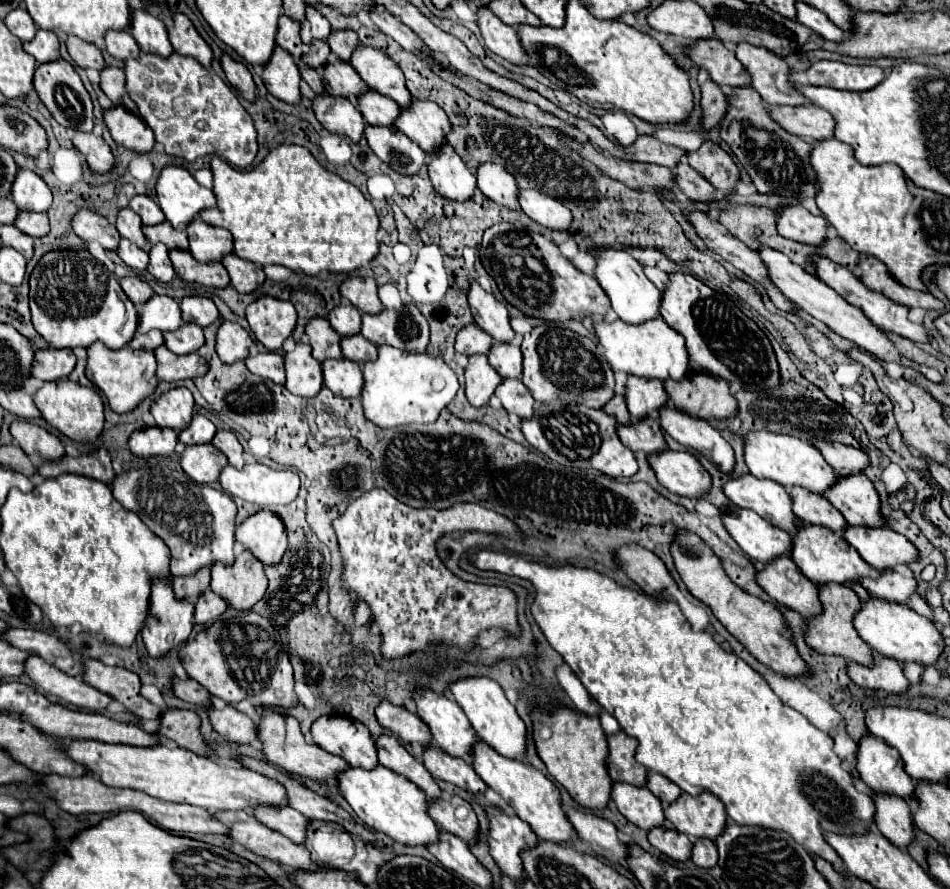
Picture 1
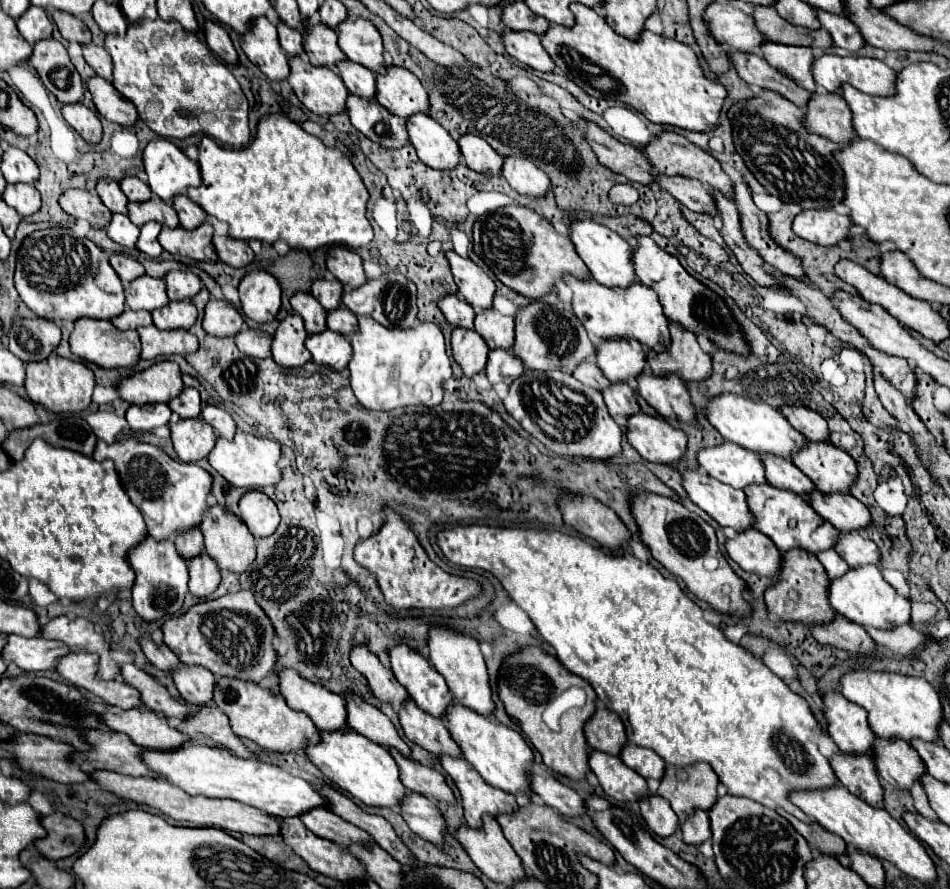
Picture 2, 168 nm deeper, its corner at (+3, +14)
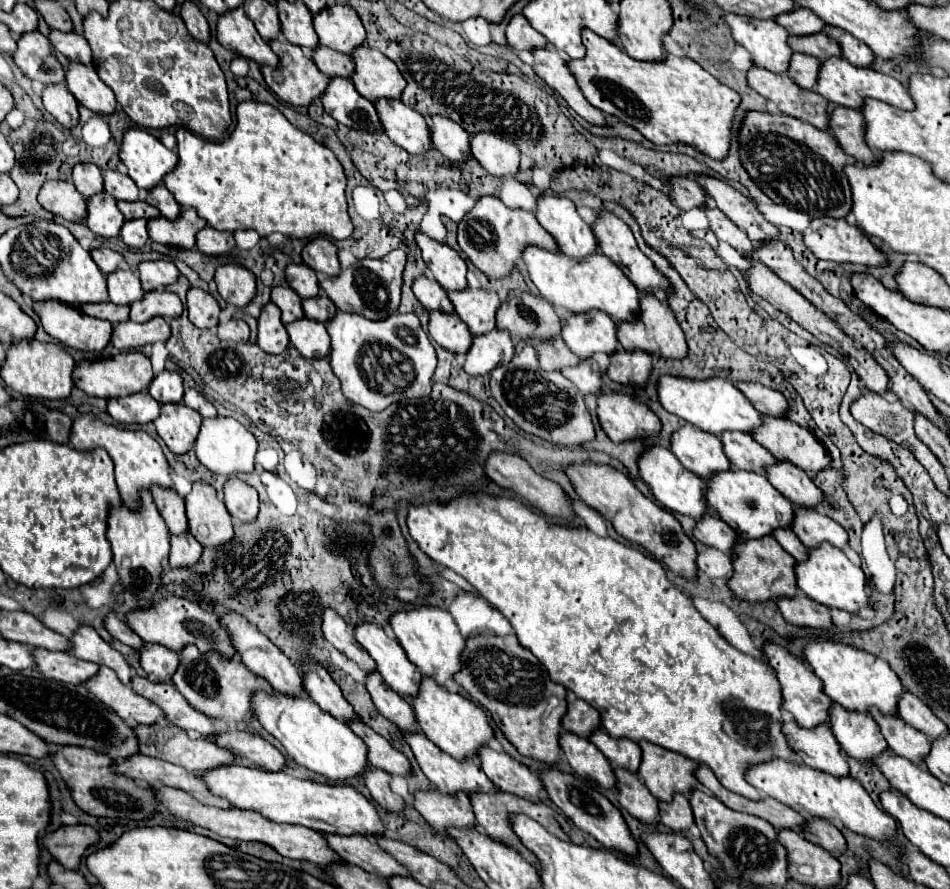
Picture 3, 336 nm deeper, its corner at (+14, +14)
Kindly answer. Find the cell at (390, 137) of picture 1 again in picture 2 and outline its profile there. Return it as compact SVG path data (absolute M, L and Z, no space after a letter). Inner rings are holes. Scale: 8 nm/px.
M348 95L346 113L348 113L352 125L360 133L364 133L370 141L374 141L382 147L398 149L408 143L408 131L406 131L404 119L392 115L376 99L364 101L362 97Z

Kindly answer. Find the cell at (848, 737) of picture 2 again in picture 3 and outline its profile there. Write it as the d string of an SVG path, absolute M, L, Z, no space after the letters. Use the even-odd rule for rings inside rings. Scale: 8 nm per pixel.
M765 645L765 657L767 657L767 663L775 669L777 679L781 683L783 709L791 711L795 721L807 729L829 723L829 711L831 711L829 707L833 707L833 701L829 697L825 697L821 679L817 679L817 675L813 671L809 671L801 659L797 659L795 655L791 655L789 651L785 651L777 645Z

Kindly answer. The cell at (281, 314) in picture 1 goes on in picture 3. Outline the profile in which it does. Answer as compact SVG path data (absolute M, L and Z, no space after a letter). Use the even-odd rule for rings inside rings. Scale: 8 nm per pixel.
M223 265L215 273L215 281L221 297L235 307L245 307L257 295L255 275L245 267Z

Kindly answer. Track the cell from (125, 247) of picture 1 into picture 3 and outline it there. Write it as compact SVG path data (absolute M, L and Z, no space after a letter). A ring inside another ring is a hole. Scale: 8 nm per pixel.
M107 193L93 195L87 201L87 219L85 225L101 237L119 237L121 227L125 219L121 217L121 211L117 209L117 201L109 197Z

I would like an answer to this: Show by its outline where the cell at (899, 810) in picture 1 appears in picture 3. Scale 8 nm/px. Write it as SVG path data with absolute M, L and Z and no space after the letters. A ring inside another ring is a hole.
M785 723L783 729L791 749L805 765L835 777L849 775L849 763L829 725L821 725L821 729L803 729L797 723Z

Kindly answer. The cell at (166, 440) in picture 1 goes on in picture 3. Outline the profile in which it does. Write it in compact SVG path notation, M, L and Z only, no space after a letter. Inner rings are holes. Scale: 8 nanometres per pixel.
M135 393L129 397L109 399L107 411L117 423L143 425L143 423L151 423L159 417L161 405L157 401L153 401L153 397L149 397L149 393Z

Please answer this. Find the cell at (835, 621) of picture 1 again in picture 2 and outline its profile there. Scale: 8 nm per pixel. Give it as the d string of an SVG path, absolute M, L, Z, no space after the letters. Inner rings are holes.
M790 549L788 553L782 553L782 565L780 575L766 587L764 601L768 607L768 613L780 617L782 621L800 621L806 625L812 623L828 623L834 617L834 609L828 601L828 575L820 561L812 553L804 553L800 549Z

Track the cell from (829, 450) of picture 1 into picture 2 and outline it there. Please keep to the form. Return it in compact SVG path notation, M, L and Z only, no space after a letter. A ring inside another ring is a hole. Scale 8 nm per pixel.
M784 405L784 409L780 409L782 415L786 415L788 423L792 427L796 427L796 431L804 433L806 439L810 441L826 441L828 439L828 423L826 419L812 411L812 409L804 409L802 405Z

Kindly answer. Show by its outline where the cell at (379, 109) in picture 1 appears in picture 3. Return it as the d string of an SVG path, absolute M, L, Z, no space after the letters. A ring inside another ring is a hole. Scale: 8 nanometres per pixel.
M323 45L319 49L313 51L313 61L315 65L327 75L327 77L345 77L345 79L351 79L353 73L355 73L355 63L351 59L351 55L345 55L345 53L337 53L337 51L331 51L331 49L325 49Z

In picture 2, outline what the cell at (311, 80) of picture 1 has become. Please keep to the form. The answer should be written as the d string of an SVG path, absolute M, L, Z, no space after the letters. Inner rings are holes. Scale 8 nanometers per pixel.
M270 9L270 13L268 13L268 17L272 19L272 23L276 25L276 29L278 29L278 39L280 39L280 45L282 45L282 49L292 57L292 55L302 55L304 53L304 47L302 47L302 41L304 41L304 37L302 37L302 33L300 31L296 31L296 29L292 29L292 27L288 27L288 25L284 25L276 15L272 15L274 11Z

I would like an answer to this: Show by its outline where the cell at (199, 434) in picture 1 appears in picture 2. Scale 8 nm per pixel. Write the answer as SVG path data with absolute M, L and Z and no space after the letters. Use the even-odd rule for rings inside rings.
M186 387L178 397L174 397L174 401L168 403L170 409L174 413L178 413L180 417L198 417L202 411L202 403L200 403L200 395L196 389Z

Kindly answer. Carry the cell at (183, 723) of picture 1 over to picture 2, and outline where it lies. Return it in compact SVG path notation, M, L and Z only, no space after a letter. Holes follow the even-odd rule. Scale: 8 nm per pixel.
M202 707L196 715L184 719L178 727L180 733L188 735L196 743L208 747L224 747L238 757L254 757L254 753L236 737L228 725L228 717L218 707Z

